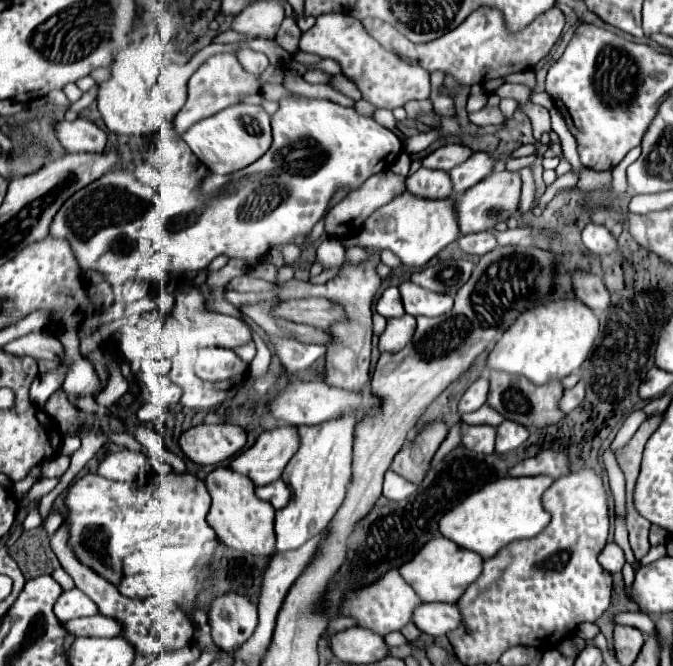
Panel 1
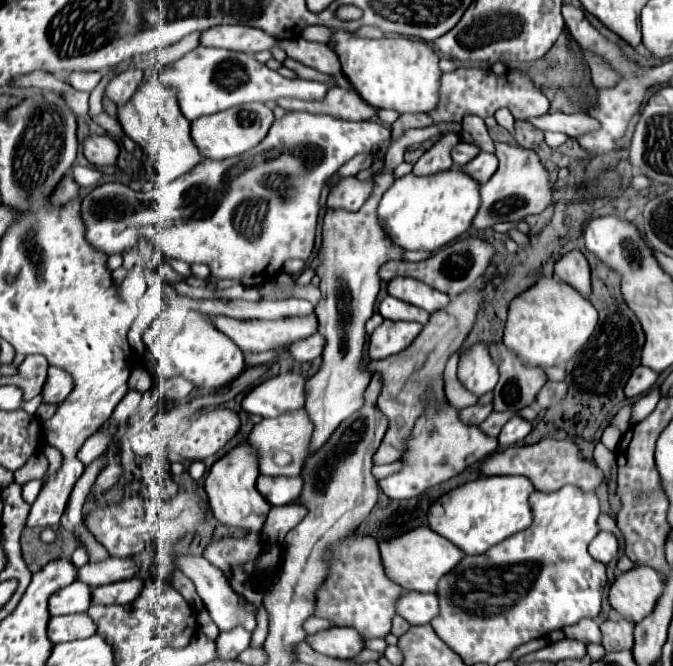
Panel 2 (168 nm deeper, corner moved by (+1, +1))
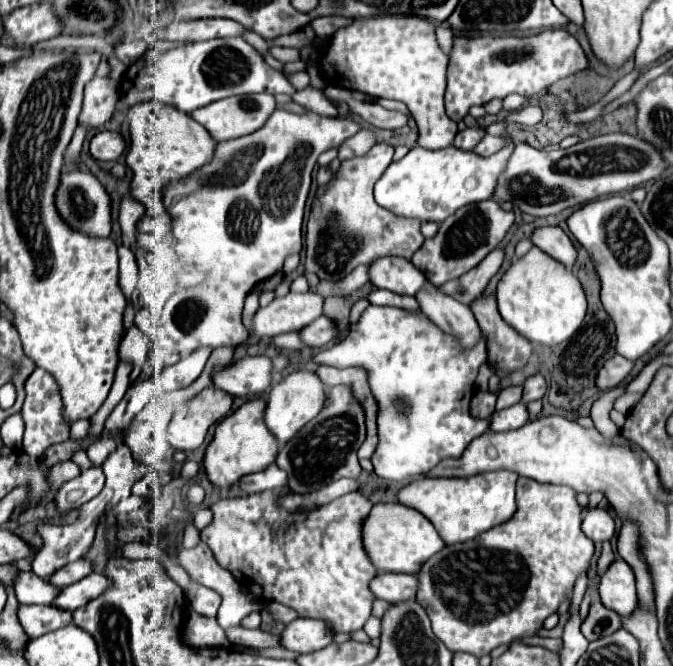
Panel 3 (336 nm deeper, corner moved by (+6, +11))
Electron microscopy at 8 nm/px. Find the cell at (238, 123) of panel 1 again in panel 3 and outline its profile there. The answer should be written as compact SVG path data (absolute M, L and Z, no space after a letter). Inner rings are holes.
M246 94L246 96L232 96L232 98L212 102L208 106L194 110L190 116L196 122L200 122L216 142L222 142L222 140L232 140L256 132L258 128L264 126L264 122L270 118L274 110L276 110L276 100L272 94Z

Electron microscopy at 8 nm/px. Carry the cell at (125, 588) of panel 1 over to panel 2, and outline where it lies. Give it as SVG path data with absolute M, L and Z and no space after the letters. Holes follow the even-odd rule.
M139 578L113 582L109 586L97 586L97 590L91 590L91 604L127 604L139 596L141 586L143 582Z

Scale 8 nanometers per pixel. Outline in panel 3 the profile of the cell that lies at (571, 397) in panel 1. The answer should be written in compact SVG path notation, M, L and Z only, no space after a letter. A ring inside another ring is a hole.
M536 374L536 376L532 376L532 378L528 378L528 380L524 382L524 396L522 396L522 400L524 400L524 402L540 400L540 398L546 394L546 388L548 388L546 378L544 378L542 374Z

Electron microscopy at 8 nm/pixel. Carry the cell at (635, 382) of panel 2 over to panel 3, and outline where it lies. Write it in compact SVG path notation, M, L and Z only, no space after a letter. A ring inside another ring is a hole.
M614 356L612 360L608 360L608 364L604 364L604 368L598 372L596 384L600 390L612 390L616 386L620 386L630 372L634 370L634 362L624 358L624 356Z

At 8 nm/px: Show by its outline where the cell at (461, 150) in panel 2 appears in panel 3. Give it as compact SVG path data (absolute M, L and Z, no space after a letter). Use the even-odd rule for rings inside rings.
M466 128L462 132L456 134L454 138L454 146L460 148L460 150L472 150L482 138L484 138L484 130L478 130L478 128Z

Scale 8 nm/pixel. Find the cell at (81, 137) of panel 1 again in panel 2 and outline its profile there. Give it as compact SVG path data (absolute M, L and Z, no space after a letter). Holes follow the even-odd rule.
M89 136L83 144L85 158L95 166L115 166L119 156L119 144L111 136Z

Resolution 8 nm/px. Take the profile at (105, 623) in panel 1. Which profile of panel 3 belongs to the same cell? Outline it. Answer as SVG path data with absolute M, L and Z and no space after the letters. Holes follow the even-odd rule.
M20 606L20 624L24 624L24 632L30 638L38 638L72 624L72 612L54 606Z

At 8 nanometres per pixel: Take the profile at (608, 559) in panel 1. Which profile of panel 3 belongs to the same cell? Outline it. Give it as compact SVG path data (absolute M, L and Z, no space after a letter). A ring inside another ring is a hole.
M596 506L586 510L582 530L592 542L606 542L614 536L614 520L606 508Z

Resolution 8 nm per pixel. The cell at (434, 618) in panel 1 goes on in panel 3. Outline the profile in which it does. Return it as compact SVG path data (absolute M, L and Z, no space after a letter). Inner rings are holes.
M378 574L370 584L376 598L382 598L390 604L408 602L416 598L418 578L408 574Z

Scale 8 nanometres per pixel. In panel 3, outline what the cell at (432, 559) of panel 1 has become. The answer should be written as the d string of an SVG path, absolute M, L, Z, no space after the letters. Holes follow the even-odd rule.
M376 504L372 508L372 512L368 514L368 524L364 526L364 548L368 548L368 556L372 560L372 564L376 564L378 570L382 572L400 572L400 574L418 574L422 564L432 558L434 554L438 554L444 548L444 540L440 538L440 534L436 532L436 528L432 526L432 522L428 522L418 510L408 508L404 504Z

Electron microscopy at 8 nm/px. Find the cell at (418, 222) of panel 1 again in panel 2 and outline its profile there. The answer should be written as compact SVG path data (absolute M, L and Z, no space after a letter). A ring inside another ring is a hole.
M449 168L449 170L443 170L441 174L429 174L429 176L415 176L413 172L409 172L397 178L393 186L383 194L379 202L379 218L383 218L383 226L391 236L391 240L401 248L435 252L471 228L471 222L481 206L479 186L481 186L479 182L473 182L473 178L469 178L467 174L461 174L459 168Z

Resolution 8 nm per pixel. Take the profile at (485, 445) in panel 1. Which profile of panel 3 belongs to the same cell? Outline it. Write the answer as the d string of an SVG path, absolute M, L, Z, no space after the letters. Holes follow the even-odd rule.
M512 386L512 388L506 388L498 394L498 402L496 402L496 412L516 404L522 400L522 386Z

